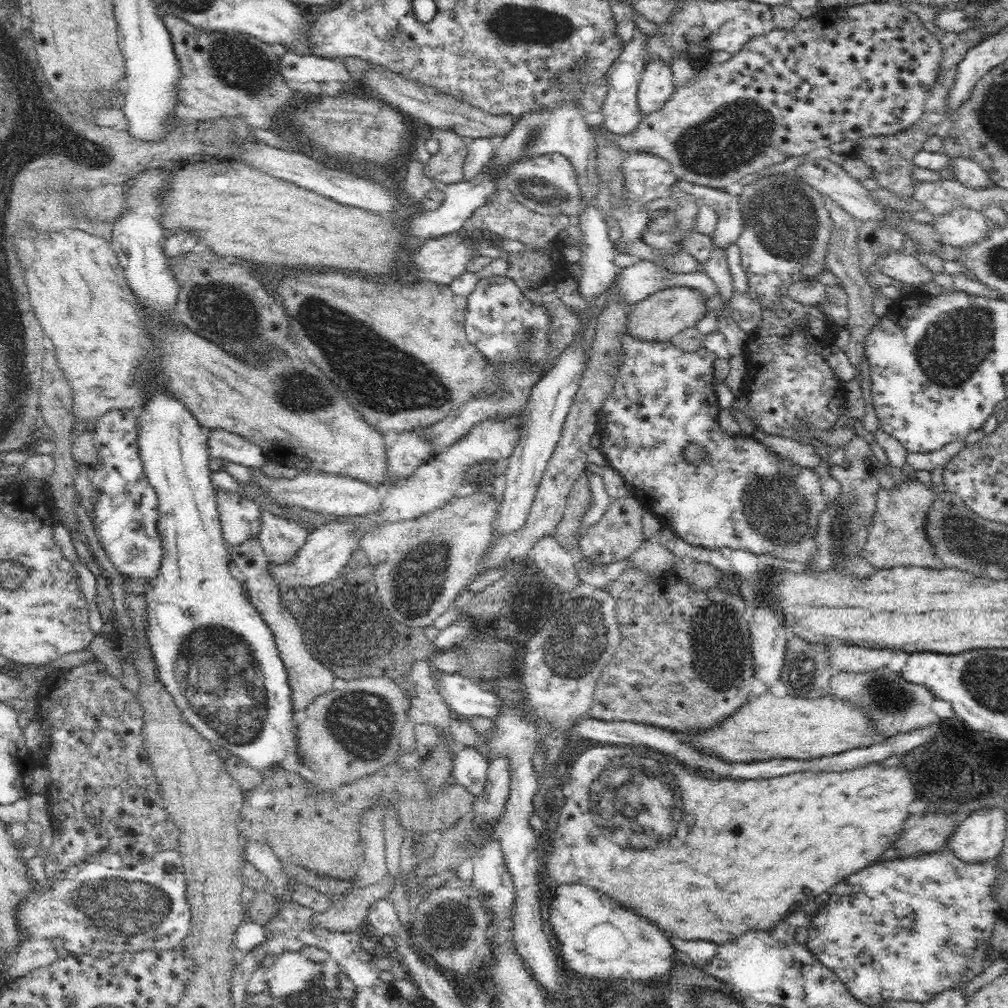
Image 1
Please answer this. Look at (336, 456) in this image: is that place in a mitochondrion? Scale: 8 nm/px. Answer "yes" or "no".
no

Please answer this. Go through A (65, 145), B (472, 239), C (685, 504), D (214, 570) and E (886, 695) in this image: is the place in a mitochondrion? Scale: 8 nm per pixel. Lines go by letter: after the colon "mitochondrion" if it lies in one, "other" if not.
A: other
B: other
C: other
D: other
E: mitochondrion

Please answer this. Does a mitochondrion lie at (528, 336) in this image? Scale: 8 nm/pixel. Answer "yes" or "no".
yes

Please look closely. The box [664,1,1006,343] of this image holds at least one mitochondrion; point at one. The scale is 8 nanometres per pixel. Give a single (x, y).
(790, 230)

